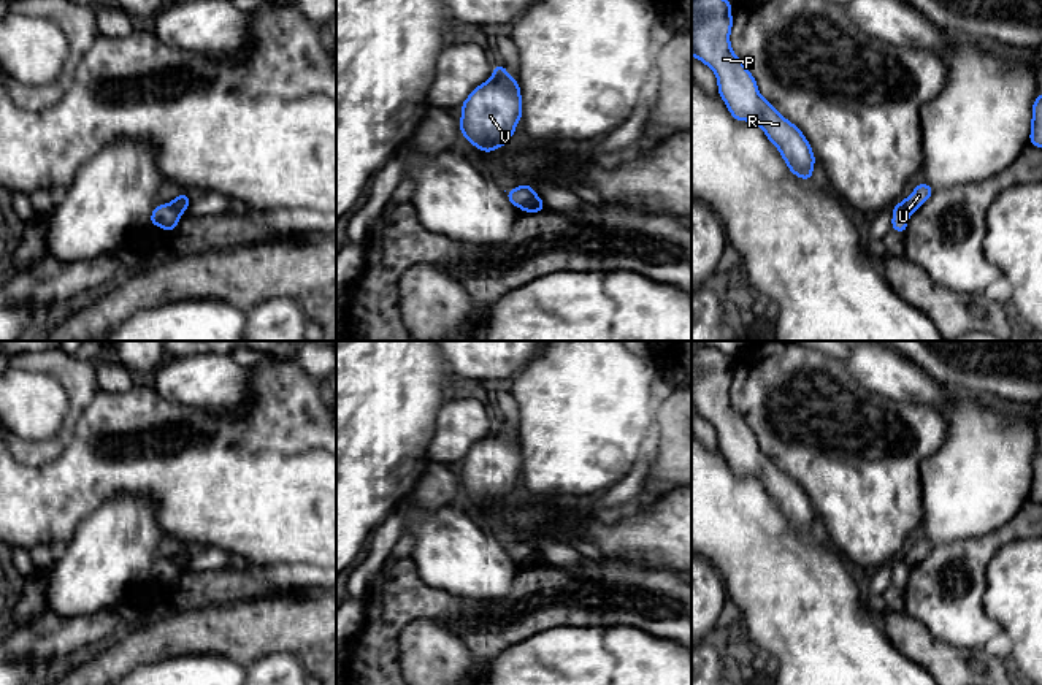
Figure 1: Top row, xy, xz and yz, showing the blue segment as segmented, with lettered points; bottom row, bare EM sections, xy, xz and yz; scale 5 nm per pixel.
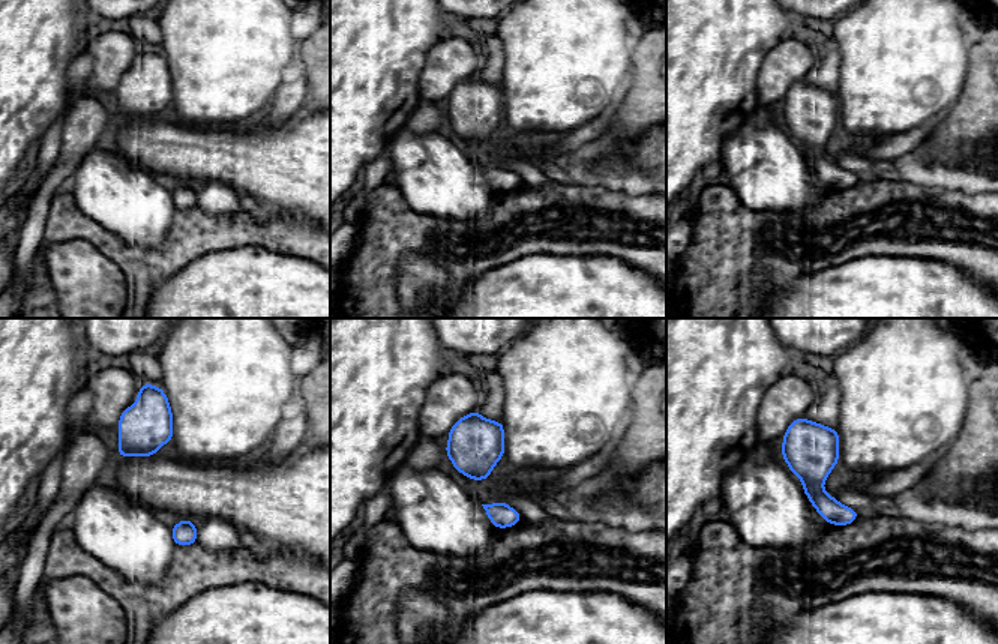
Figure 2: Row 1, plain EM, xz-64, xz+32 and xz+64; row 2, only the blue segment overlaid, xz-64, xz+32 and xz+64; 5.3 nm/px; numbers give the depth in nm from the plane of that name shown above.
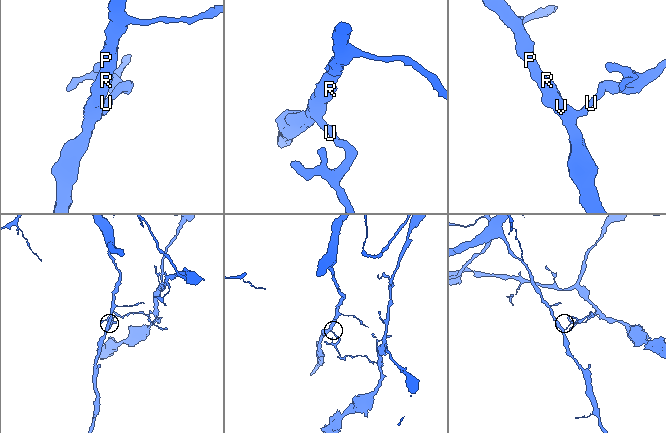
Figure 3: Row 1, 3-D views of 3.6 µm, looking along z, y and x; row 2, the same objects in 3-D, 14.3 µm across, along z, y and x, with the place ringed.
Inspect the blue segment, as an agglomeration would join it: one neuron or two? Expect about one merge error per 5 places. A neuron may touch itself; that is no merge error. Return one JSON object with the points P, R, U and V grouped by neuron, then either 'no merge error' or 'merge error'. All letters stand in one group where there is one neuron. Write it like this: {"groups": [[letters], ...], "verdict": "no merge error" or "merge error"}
{"groups": [["P", "R", "V"], ["U"]], "verdict": "merge error"}

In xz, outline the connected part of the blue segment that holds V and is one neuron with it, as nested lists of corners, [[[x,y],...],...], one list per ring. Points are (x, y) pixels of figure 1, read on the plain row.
[[[496,417],[488,436],[476,442],[462,460],[460,487],[482,507],[504,501],[522,474],[522,452],[517,434]]]

